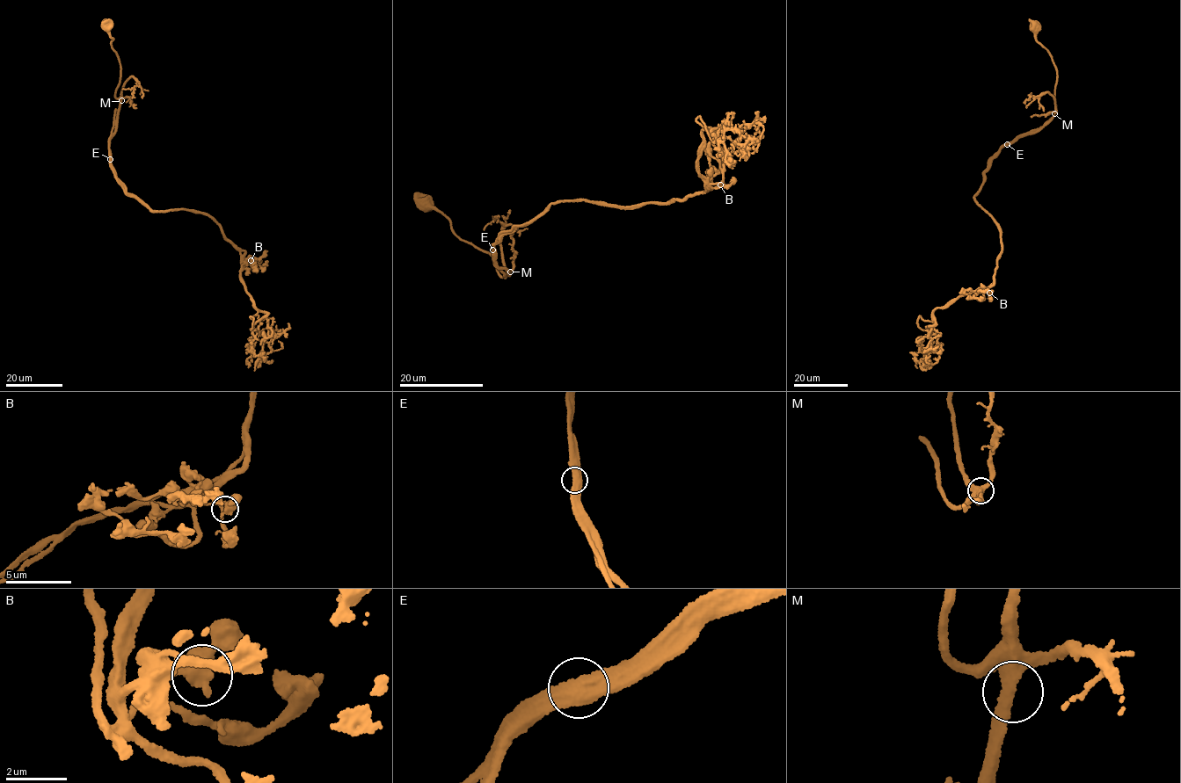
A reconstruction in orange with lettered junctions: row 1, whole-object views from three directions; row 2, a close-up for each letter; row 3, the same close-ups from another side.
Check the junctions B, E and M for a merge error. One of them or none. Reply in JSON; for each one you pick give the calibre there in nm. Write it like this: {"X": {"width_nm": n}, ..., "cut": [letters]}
{"E": {"width_nm": 500}, "cut": ["E"]}

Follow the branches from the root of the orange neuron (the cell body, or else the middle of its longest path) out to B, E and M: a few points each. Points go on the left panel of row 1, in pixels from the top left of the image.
B: (104, 25), (120, 65), (118, 122), (109, 148), (116, 178), (153, 211), (205, 213), (244, 263), (251, 260)
E: (104, 25), (113, 39), (111, 44), (120, 68), (115, 95), (120, 100), (118, 122), (110, 141), (110, 159)
M: (104, 25), (113, 39), (112, 49), (120, 65), (120, 82), (115, 97), (121, 100)

